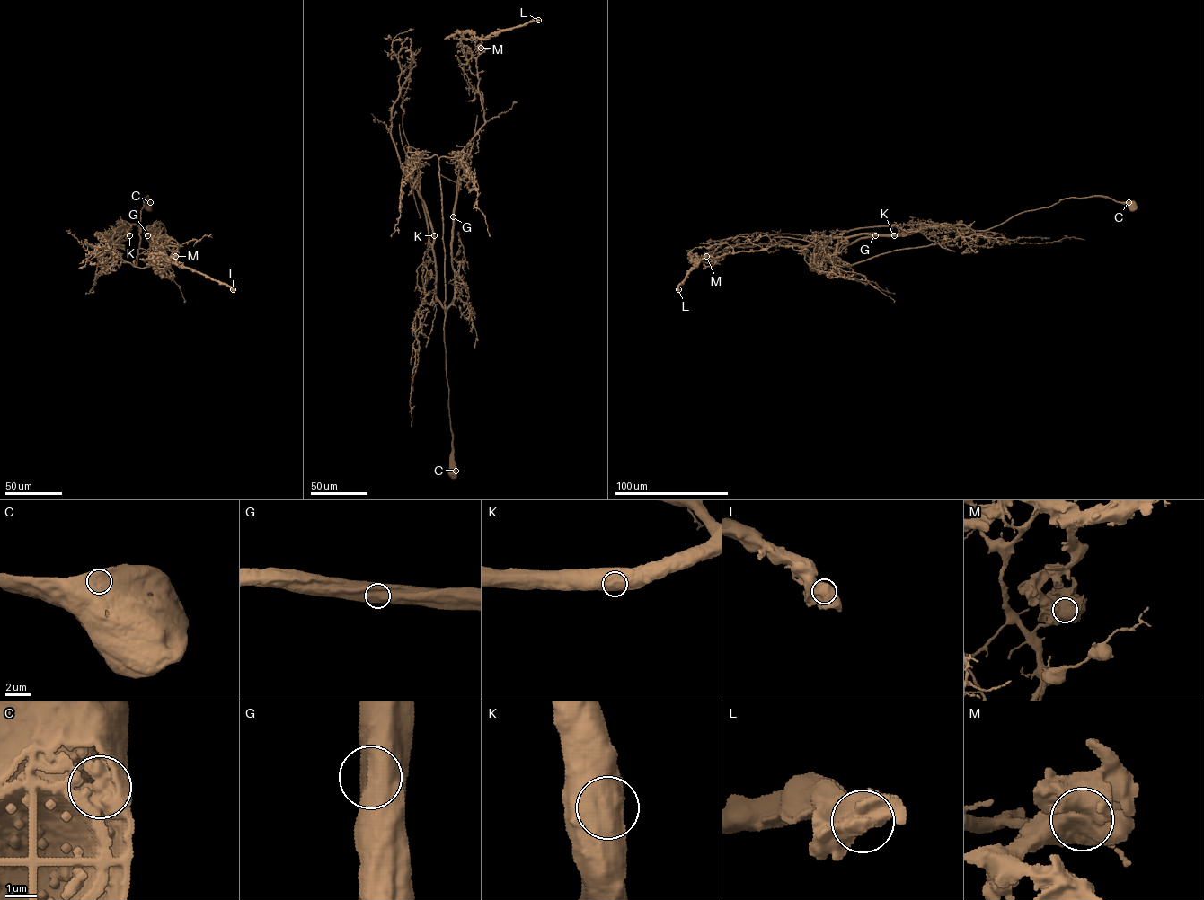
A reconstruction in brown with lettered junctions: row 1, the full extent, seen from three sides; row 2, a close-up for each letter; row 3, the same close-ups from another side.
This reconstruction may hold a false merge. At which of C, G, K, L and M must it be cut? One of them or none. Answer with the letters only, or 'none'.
M

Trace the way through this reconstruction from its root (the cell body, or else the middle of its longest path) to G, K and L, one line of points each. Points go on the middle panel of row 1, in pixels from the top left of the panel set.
G: (451, 475), (452, 433), (444, 321), (454, 294), (453, 216)
K: (451, 475), (452, 433), (446, 376), (445, 310), (436, 295), (434, 235)
L: (451, 475), (444, 321), (454, 294), (457, 156), (484, 123), (478, 46), (491, 34), (538, 20)

